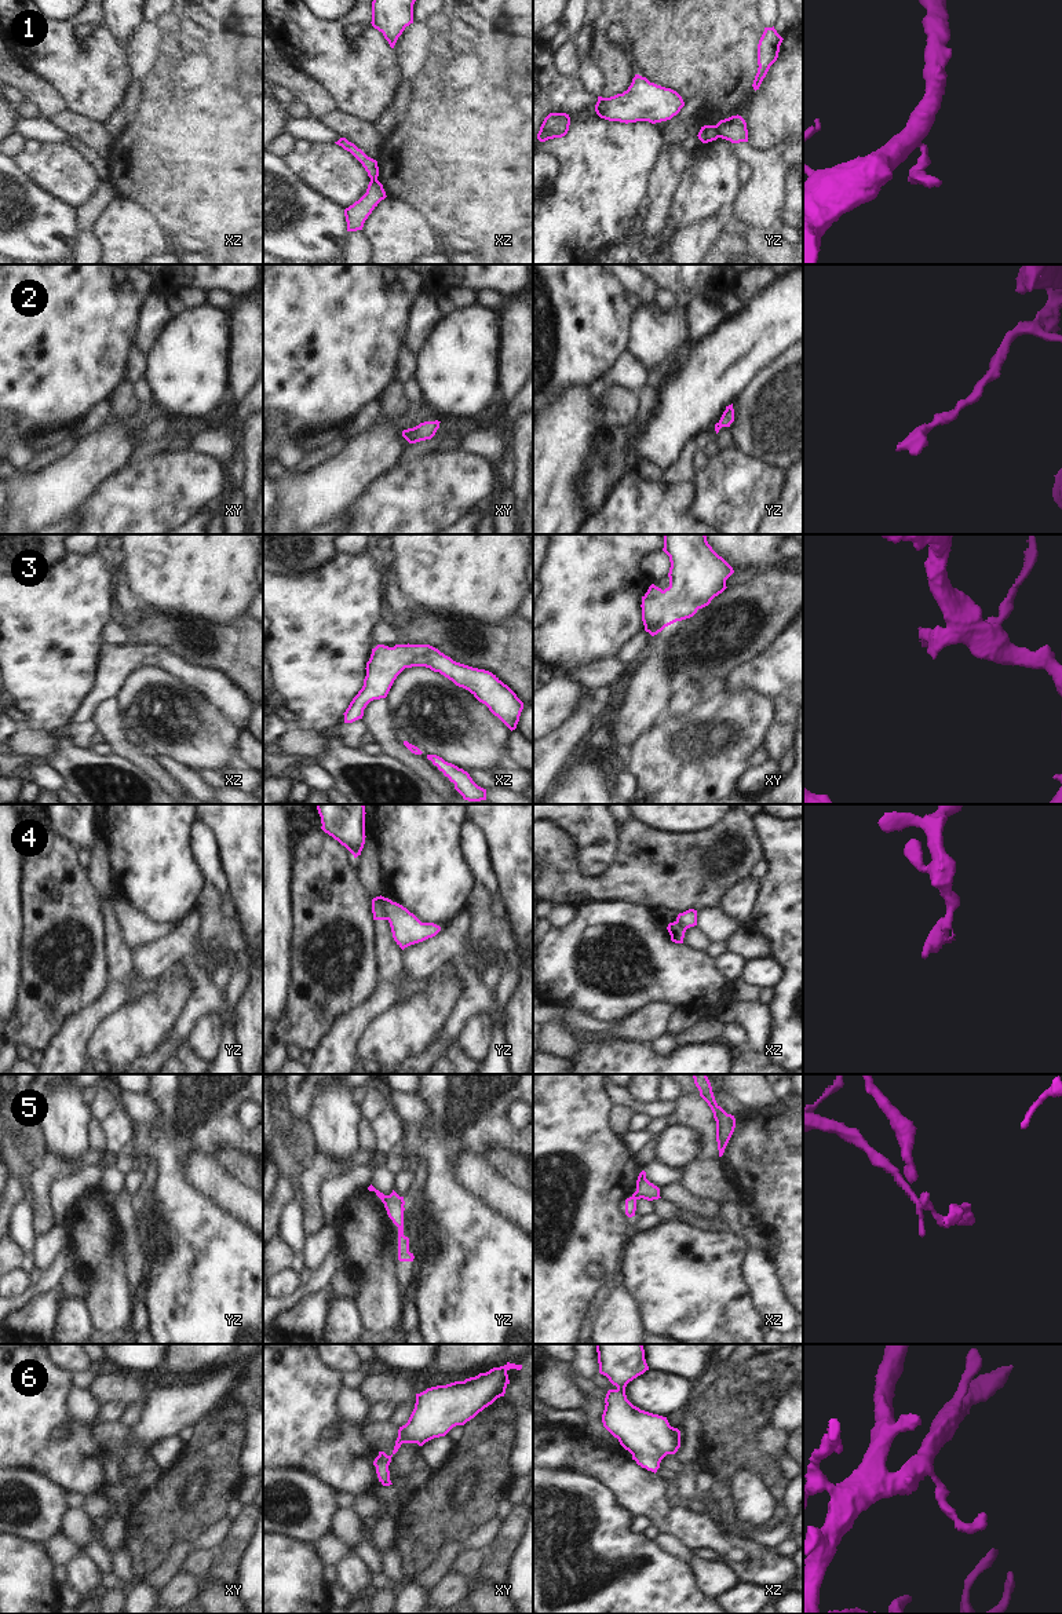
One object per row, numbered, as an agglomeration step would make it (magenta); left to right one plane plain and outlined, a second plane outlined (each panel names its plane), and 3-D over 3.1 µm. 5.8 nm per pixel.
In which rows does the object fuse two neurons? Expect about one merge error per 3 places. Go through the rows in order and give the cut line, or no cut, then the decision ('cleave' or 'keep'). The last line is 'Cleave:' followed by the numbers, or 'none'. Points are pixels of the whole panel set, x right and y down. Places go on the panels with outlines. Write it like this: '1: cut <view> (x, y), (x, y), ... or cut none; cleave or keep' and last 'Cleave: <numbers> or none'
1: cut yz (715, 126), (718, 137); cleave
2: cut none; keep
3: cut none; keep
4: cut yz (380, 897), (387, 919); cleave
5: cut yz (387, 1196), (384, 1204); cleave
6: cut none; keep
Cleave: 1, 4, 5

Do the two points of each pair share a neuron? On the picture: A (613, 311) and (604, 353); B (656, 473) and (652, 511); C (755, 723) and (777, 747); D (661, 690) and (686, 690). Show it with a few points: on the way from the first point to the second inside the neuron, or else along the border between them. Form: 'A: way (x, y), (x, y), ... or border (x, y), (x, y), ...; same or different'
A: way (604, 321), (604, 343); same
B: border (637, 468), (643, 478), (661, 482); different
C: border (774, 704), (774, 719), (761, 745); different
D: border (677, 686), (661, 715); different

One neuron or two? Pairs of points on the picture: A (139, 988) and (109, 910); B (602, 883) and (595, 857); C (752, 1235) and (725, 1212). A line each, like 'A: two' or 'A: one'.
A: one
B: two
C: one

